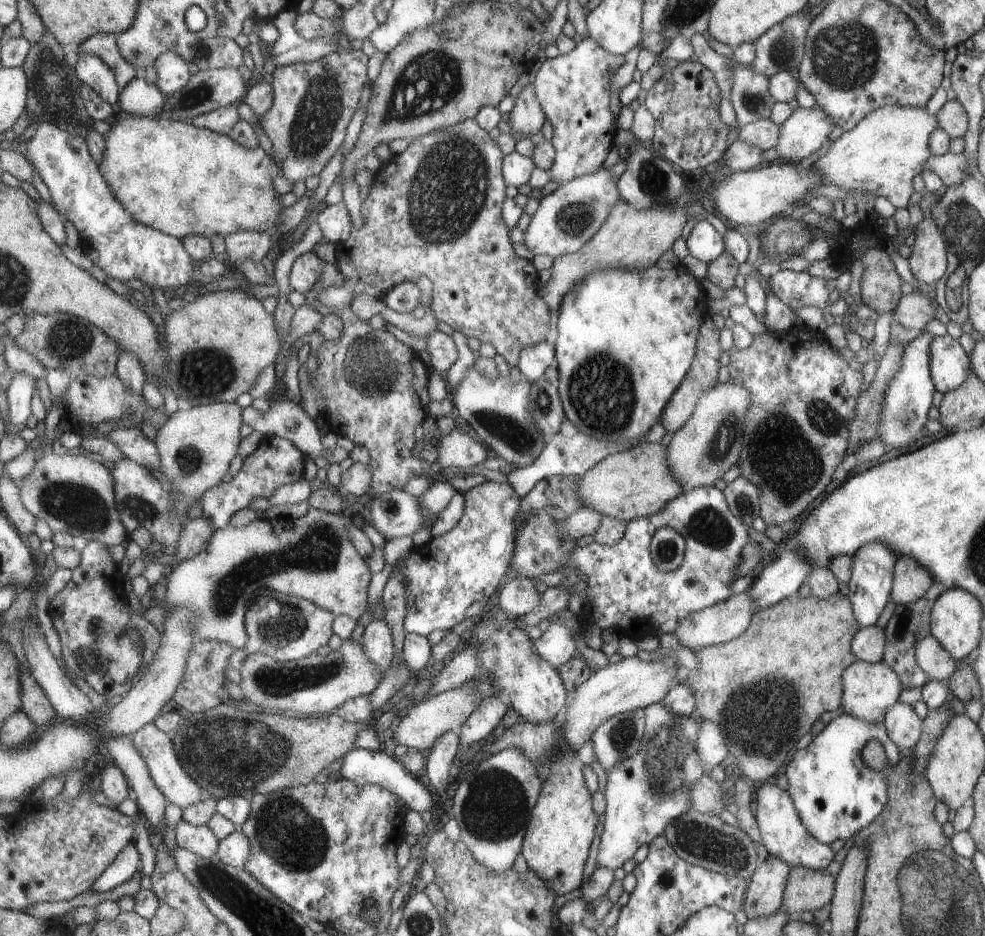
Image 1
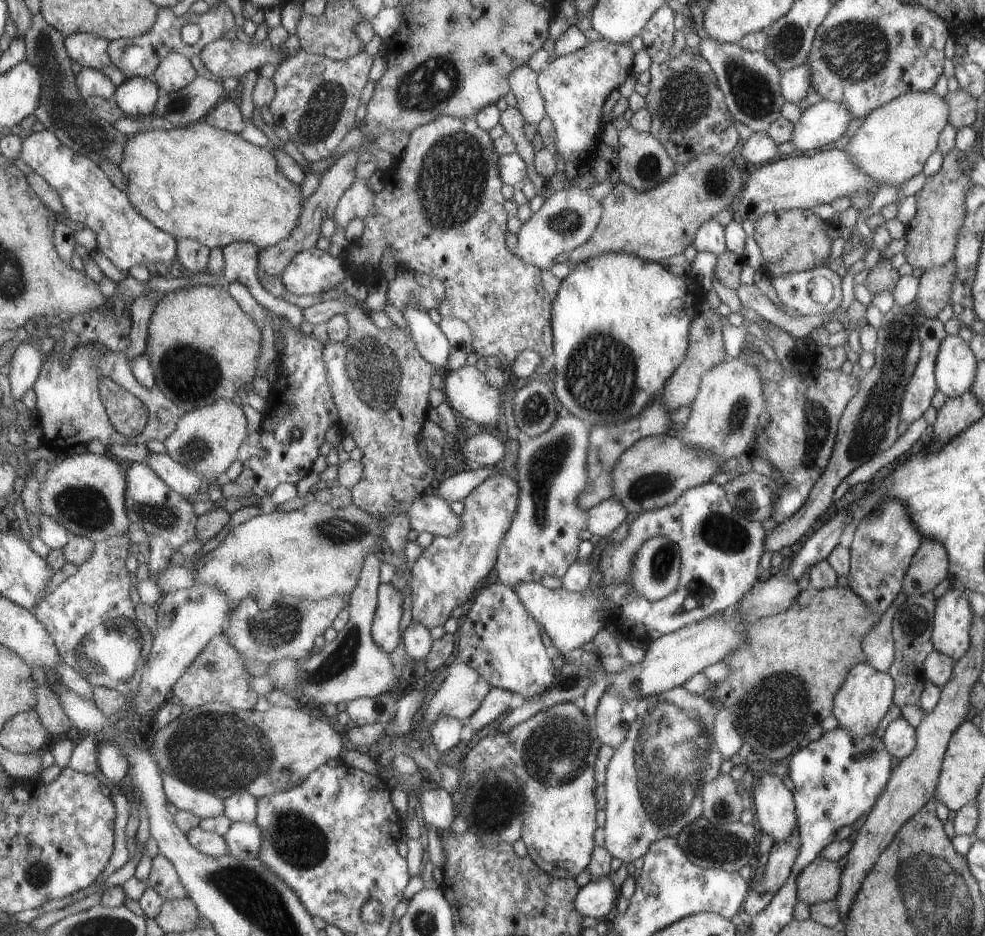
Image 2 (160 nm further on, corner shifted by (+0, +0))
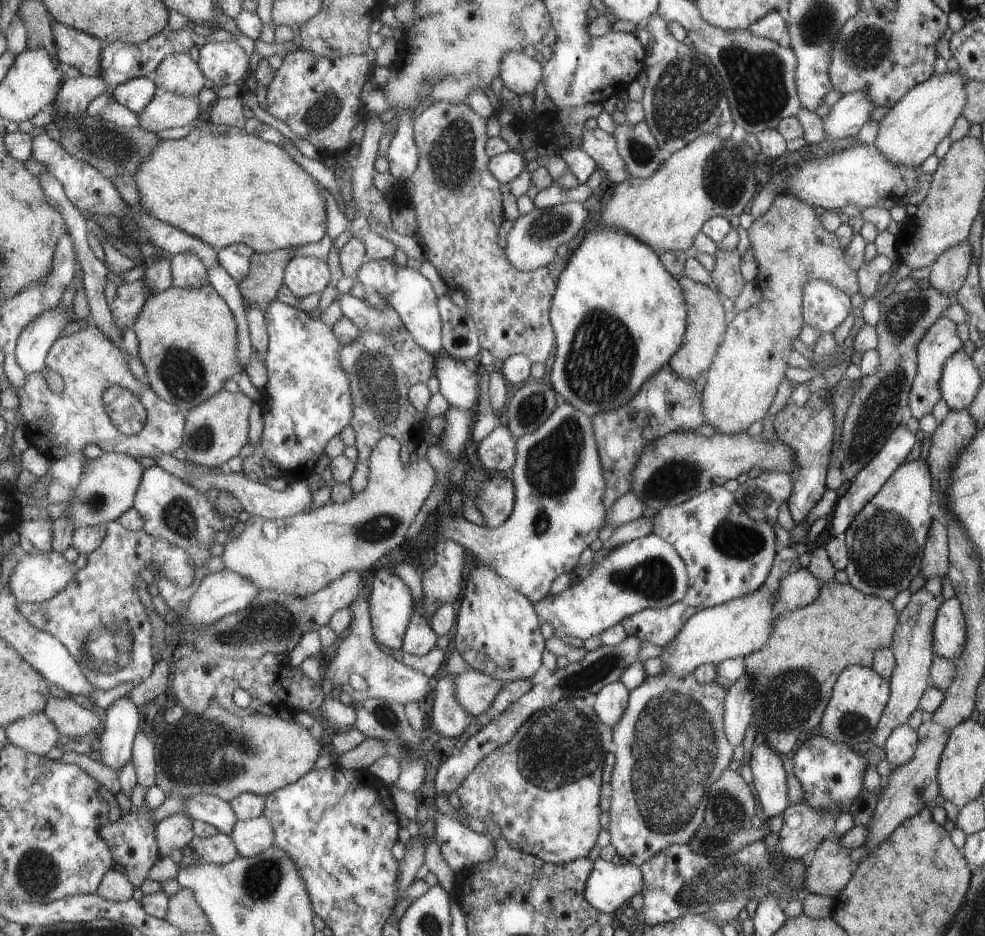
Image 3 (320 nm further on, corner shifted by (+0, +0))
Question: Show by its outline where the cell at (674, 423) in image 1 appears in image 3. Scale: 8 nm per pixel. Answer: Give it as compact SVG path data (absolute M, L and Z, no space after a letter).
M682 274L677 278L681 290L684 292L684 302L687 304L687 324L685 325L683 340L676 354L667 362L671 370L681 378L693 382L702 370L711 364L711 356L715 356L715 348L719 348L724 340L725 320L723 320L723 306L713 292L712 286L698 283Z

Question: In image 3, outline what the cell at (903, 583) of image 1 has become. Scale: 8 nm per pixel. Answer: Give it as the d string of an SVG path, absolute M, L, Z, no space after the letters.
M932 518L927 540L924 542L922 564L918 574L926 580L943 578L947 574L947 537L945 526Z

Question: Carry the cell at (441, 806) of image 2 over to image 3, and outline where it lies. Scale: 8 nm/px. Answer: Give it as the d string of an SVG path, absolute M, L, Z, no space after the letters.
M437 811L433 832L445 862L455 873L470 865L491 861L494 857L493 838L461 825L455 818Z

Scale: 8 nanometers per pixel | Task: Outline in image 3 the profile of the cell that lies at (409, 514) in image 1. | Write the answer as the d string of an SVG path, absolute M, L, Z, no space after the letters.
M569 404L556 406L543 424L515 441L516 457L508 471L515 487L515 504L508 520L499 526L487 528L466 521L460 512L452 512L441 520L437 530L439 536L464 546L479 562L489 565L501 575L507 586L536 603L549 594L551 581L556 576L571 572L571 568L577 564L579 552L597 538L606 514L602 502L606 482L596 446L592 417L575 410Z

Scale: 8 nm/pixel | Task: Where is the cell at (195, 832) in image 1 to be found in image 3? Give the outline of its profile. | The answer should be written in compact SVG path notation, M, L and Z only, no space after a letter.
M221 832L207 838L196 836L187 848L182 850L182 854L187 865L193 865L195 862L227 865L241 856L235 839Z

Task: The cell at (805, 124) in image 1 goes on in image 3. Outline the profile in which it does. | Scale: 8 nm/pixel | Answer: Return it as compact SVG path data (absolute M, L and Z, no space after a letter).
M845 93L831 105L827 116L822 118L826 139L830 141L833 138L854 136L861 125L869 120L873 108L873 101L865 93Z

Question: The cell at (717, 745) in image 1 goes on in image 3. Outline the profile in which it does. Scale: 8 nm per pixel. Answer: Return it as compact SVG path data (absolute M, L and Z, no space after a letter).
M743 673L729 685L724 701L723 731L729 744L737 746L752 719L754 692L752 680L747 673Z

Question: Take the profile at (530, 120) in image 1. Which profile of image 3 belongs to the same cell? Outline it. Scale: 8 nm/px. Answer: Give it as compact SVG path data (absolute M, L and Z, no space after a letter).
M509 51L501 57L498 77L503 86L517 94L533 93L540 81L541 62L527 57L523 51Z

